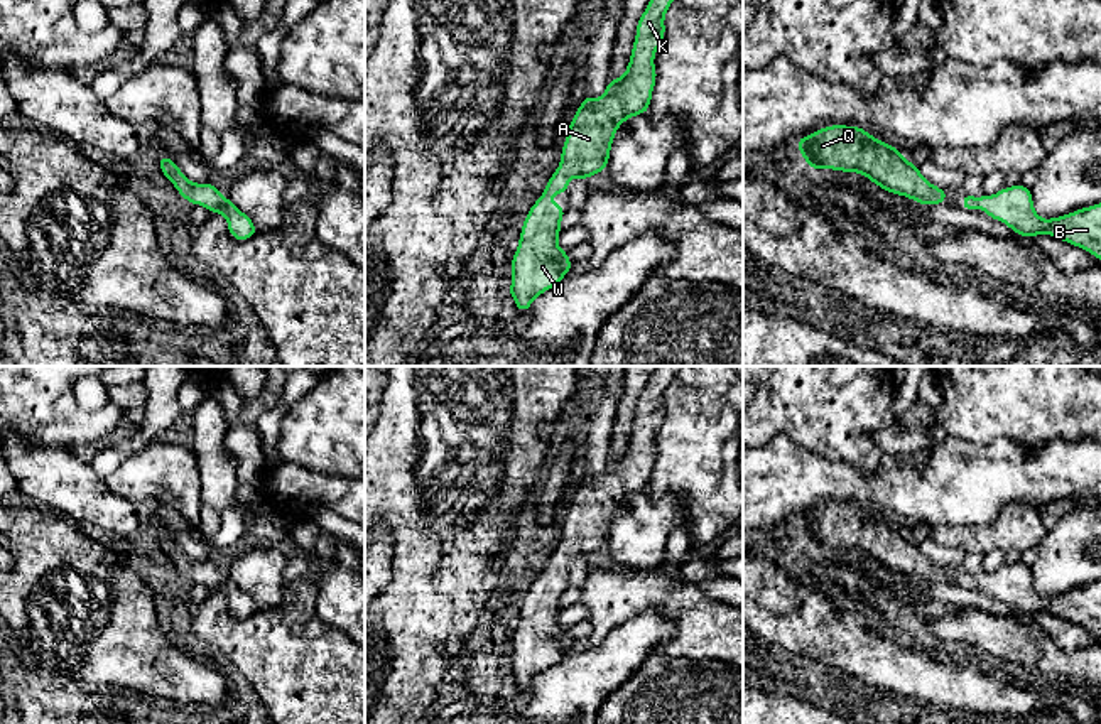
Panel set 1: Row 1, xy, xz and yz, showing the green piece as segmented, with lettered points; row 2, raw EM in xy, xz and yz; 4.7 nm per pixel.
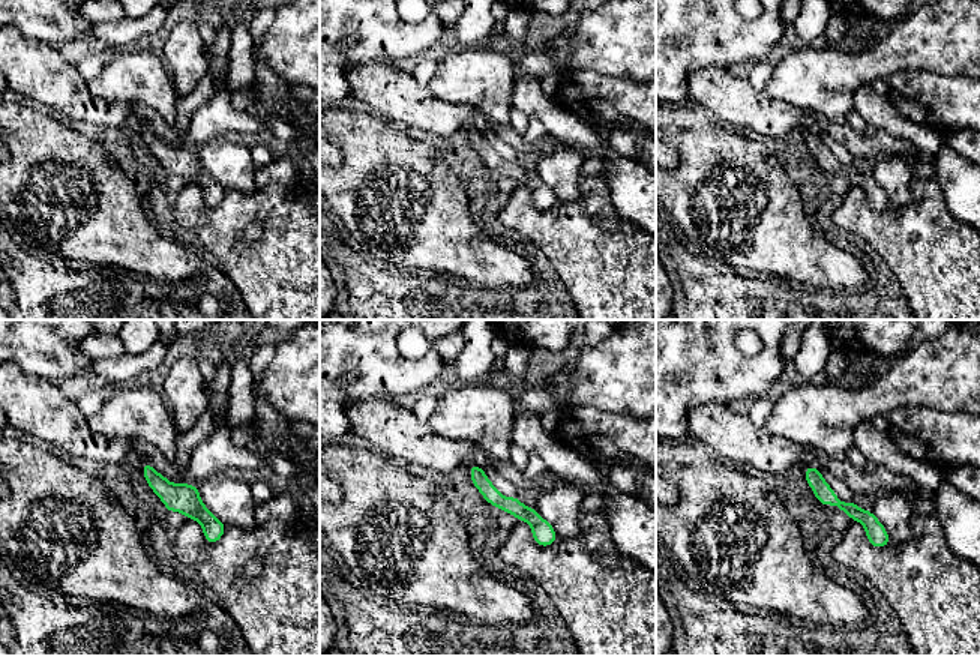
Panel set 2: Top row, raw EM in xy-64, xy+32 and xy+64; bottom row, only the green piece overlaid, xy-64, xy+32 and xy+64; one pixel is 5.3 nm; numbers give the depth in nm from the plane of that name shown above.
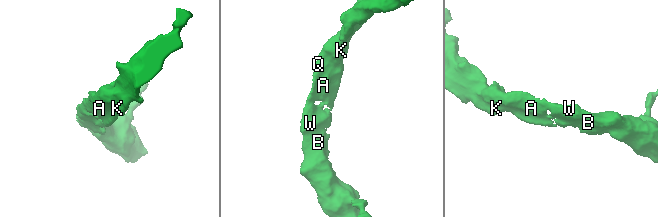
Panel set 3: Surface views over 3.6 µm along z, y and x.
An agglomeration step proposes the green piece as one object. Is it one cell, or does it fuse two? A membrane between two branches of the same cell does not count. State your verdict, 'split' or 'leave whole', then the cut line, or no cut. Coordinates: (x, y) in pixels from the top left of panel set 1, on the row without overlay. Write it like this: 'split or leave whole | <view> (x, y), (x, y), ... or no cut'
leave whole | no cut

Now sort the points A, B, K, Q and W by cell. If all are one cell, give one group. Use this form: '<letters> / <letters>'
A B K Q W

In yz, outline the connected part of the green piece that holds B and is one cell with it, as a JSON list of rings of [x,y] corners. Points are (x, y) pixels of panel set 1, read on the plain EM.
[[[1017,562],[993,574],[973,575],[963,570],[964,589],[974,589],[978,584],[986,594],[1003,599],[1020,614],[1033,616],[1047,611],[1101,638],[1101,581],[1054,597],[1042,597],[1033,589],[1030,565]]]

